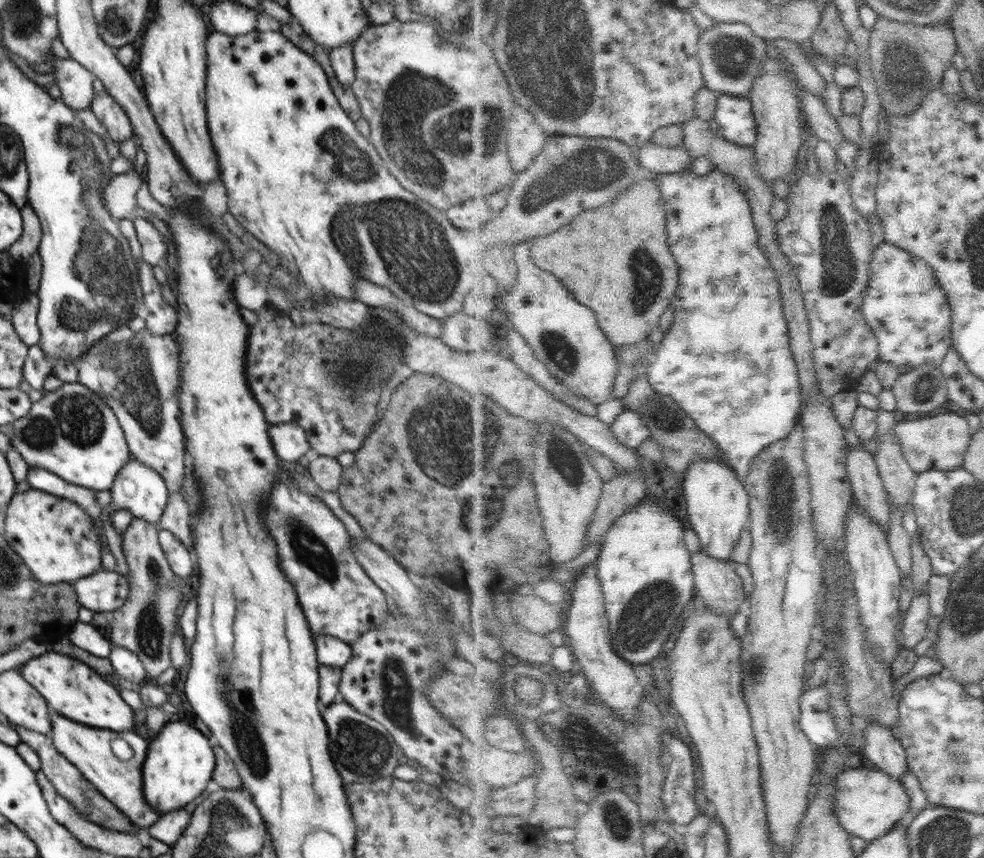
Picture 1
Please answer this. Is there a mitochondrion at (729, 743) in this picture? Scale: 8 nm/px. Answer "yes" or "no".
no

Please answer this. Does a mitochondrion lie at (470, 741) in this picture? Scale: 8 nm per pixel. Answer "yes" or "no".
no

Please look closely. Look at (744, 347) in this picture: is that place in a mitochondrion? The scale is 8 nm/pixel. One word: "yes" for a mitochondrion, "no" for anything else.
yes

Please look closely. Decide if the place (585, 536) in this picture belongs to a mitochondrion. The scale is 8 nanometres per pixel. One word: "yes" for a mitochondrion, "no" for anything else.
no

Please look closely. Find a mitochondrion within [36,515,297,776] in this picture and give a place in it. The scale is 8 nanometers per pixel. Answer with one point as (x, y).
(149, 629)

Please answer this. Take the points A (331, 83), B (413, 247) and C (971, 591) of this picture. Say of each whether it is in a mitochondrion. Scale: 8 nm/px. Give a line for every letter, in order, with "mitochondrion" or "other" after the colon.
A: other
B: mitochondrion
C: mitochondrion

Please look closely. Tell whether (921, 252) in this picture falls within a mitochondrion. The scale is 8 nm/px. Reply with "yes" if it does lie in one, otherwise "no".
no

